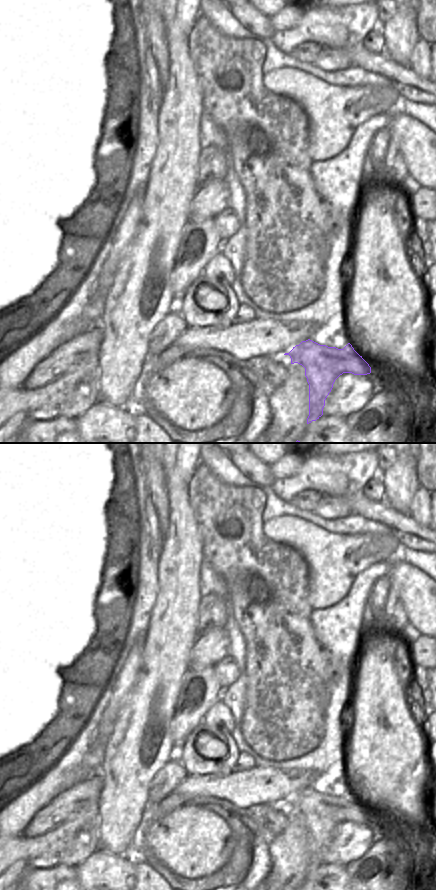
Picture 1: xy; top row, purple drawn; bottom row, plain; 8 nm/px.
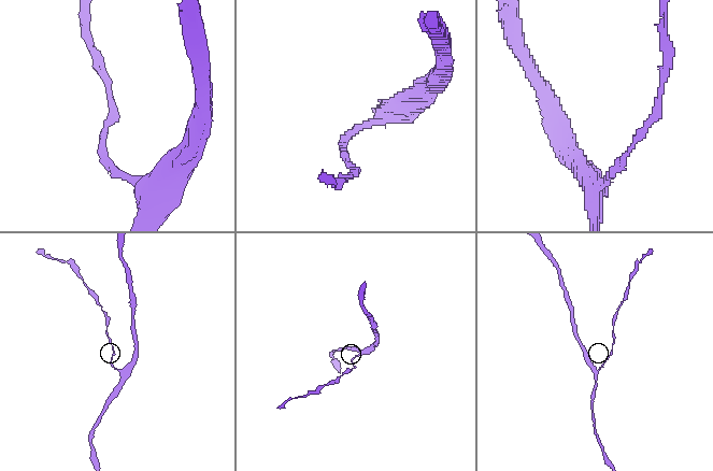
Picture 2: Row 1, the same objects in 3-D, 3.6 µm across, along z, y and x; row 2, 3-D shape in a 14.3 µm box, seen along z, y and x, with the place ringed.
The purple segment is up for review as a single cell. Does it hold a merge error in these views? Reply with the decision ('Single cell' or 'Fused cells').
Fused cells

